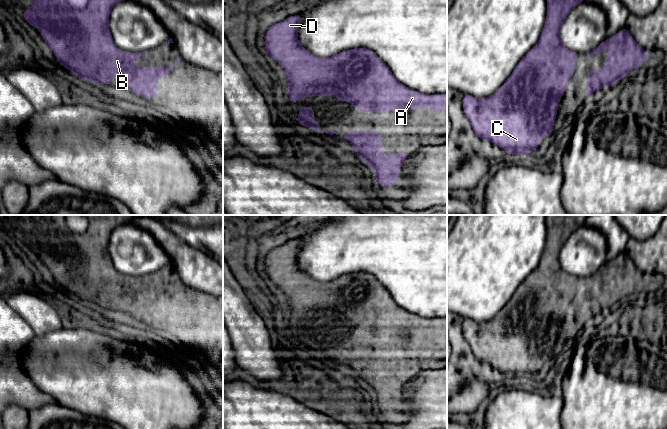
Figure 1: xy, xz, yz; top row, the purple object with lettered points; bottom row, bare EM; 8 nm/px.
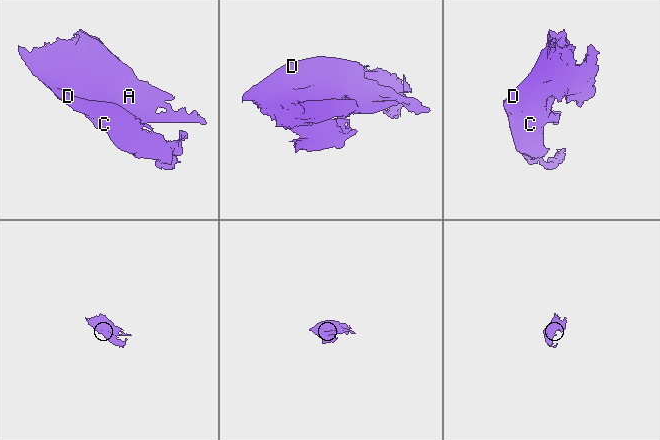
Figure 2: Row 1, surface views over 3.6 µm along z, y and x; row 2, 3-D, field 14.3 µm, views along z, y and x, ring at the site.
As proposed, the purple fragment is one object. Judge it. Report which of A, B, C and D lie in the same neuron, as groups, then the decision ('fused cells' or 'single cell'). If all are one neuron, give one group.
groups A B C D; single cell

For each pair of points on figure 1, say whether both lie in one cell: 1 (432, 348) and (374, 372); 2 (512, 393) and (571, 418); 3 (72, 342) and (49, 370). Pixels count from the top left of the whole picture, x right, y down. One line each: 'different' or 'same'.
1: same
2: different
3: same

